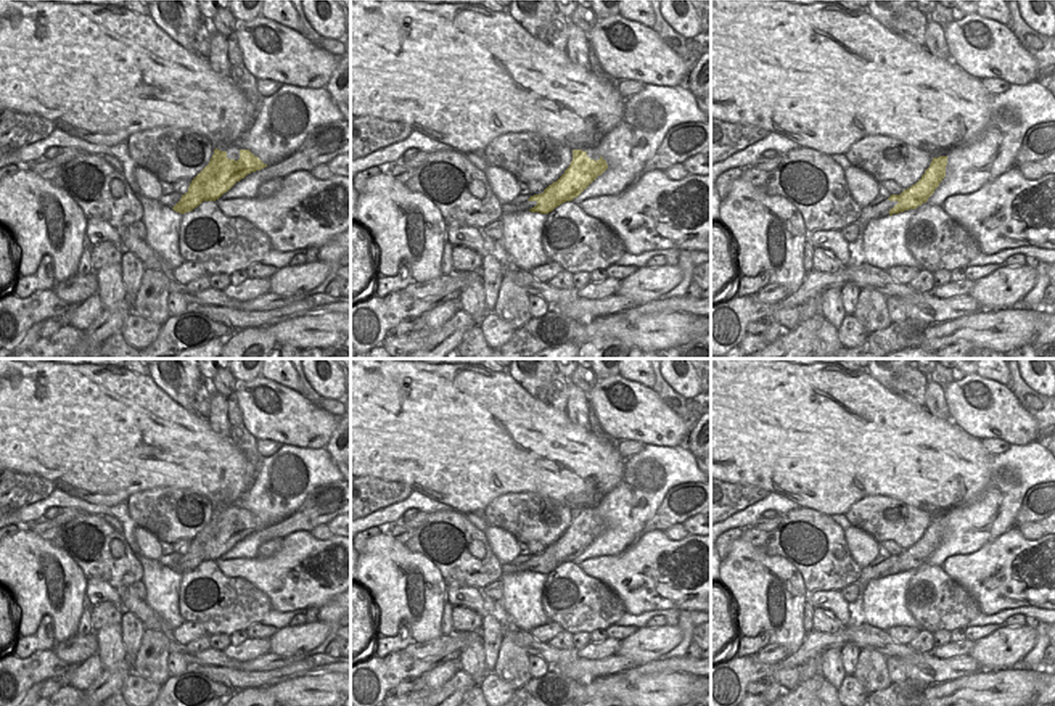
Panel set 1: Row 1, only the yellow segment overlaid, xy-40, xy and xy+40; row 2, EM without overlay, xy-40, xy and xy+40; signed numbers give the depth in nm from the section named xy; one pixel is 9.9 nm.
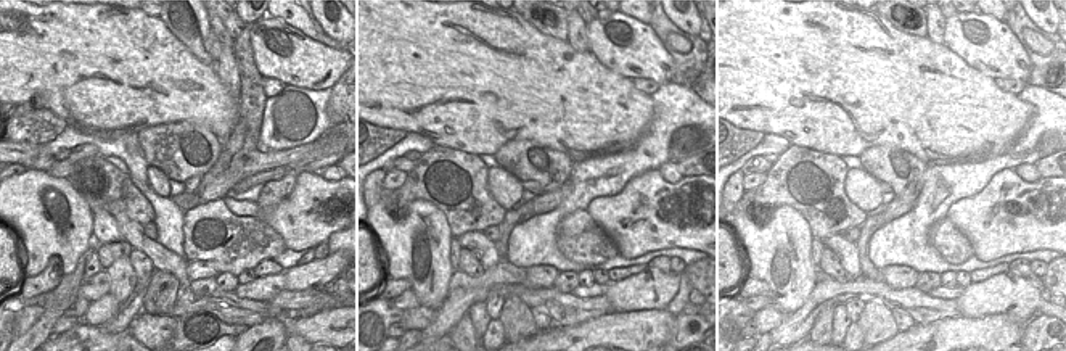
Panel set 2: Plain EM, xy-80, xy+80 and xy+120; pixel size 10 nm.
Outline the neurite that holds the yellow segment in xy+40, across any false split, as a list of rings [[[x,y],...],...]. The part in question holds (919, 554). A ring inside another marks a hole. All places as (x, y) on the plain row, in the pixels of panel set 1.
[[[947,516],[933,518],[930,527],[925,531],[922,539],[904,550],[901,555],[891,555],[888,560],[897,564],[889,569],[889,576],[899,574],[909,569],[917,569],[934,553],[942,539],[946,537]]]

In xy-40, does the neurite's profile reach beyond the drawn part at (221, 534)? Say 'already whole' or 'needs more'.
already whole

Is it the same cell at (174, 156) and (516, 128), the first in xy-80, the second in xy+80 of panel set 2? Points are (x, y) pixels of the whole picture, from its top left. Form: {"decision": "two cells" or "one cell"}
{"decision": "two cells"}

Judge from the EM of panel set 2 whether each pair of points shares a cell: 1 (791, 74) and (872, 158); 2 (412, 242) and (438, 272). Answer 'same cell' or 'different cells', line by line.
1: different cells
2: same cell

